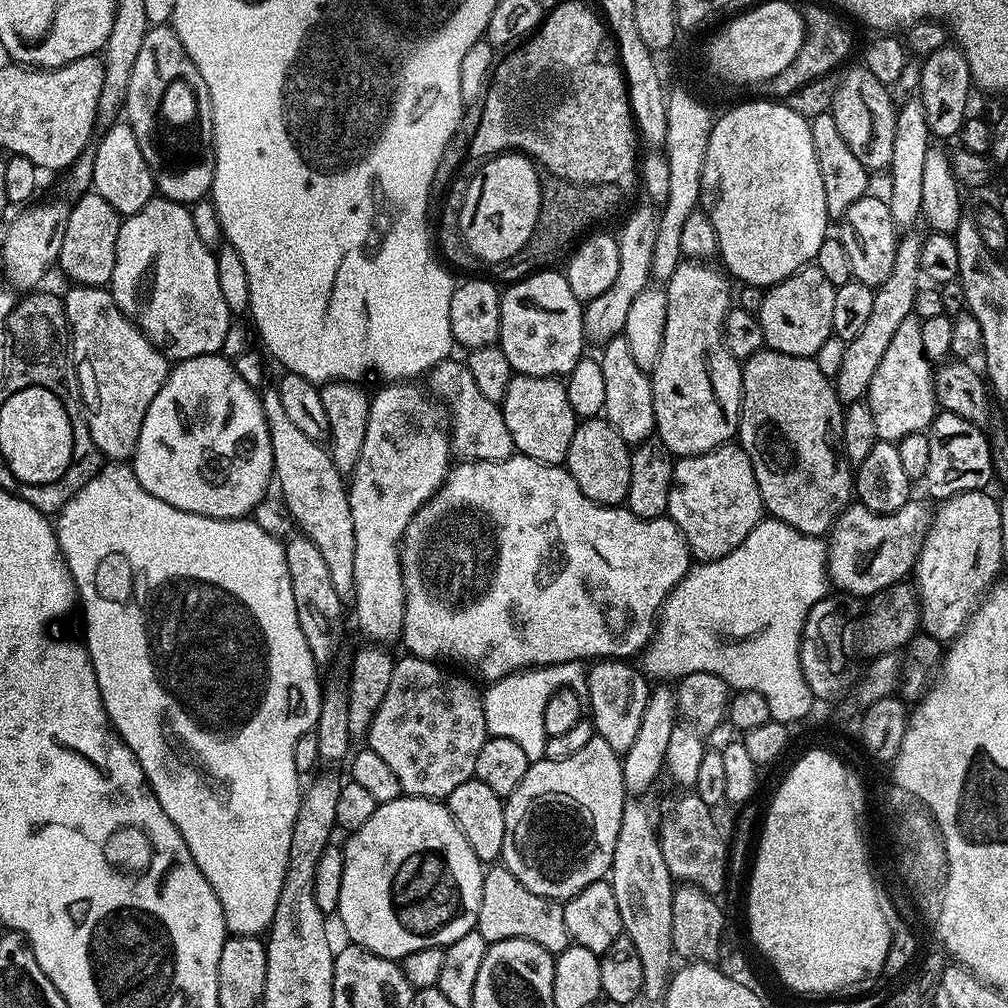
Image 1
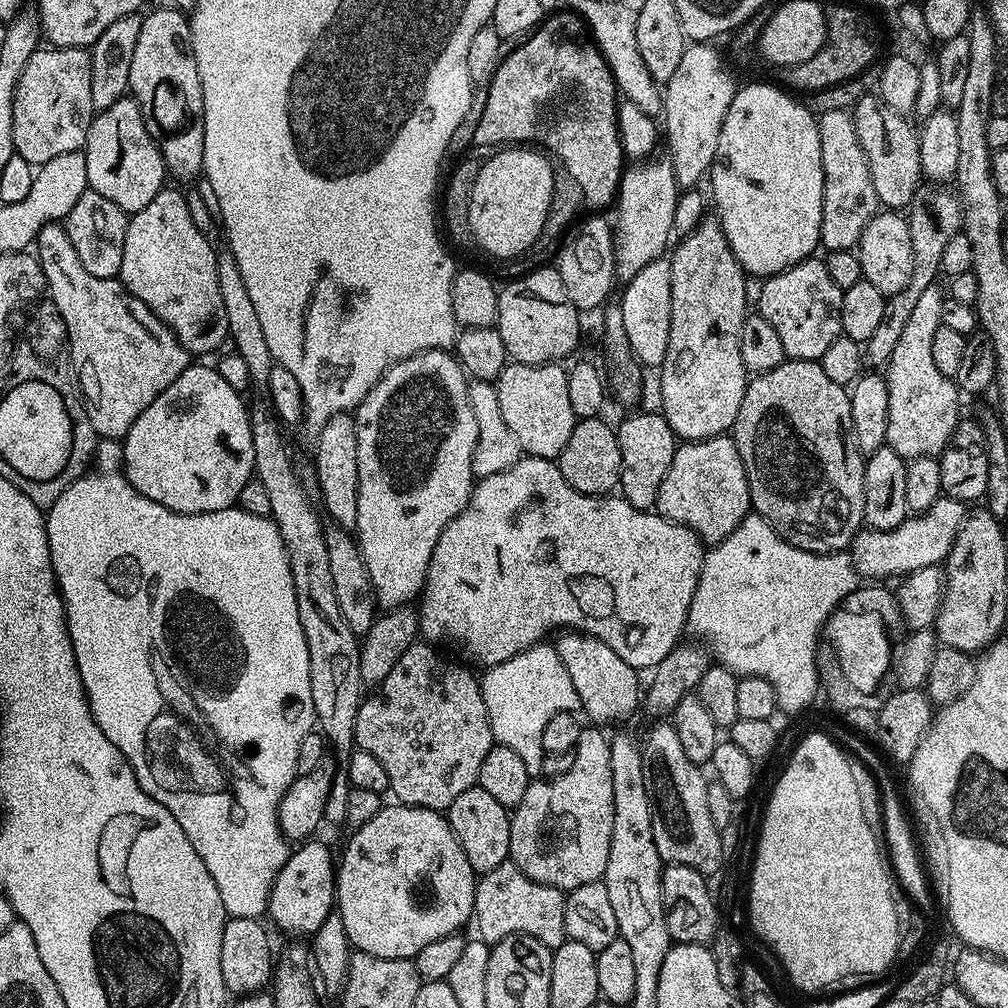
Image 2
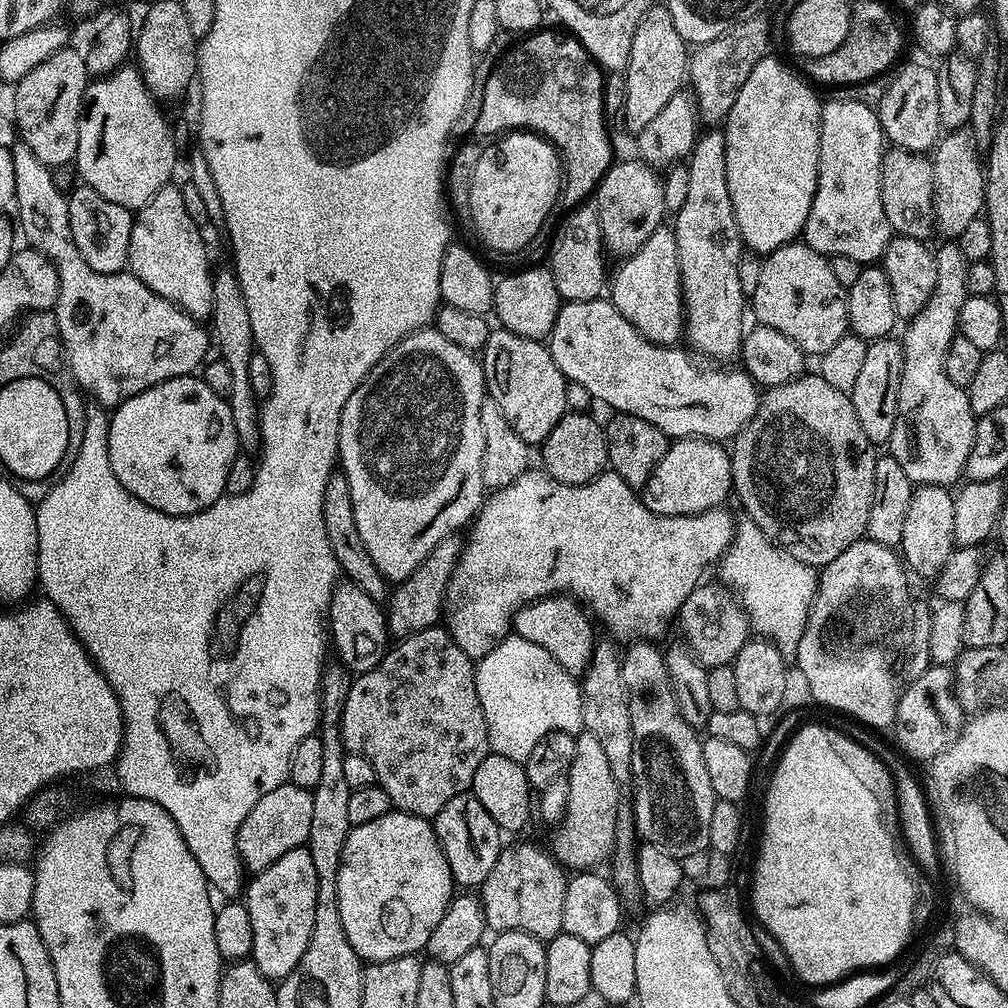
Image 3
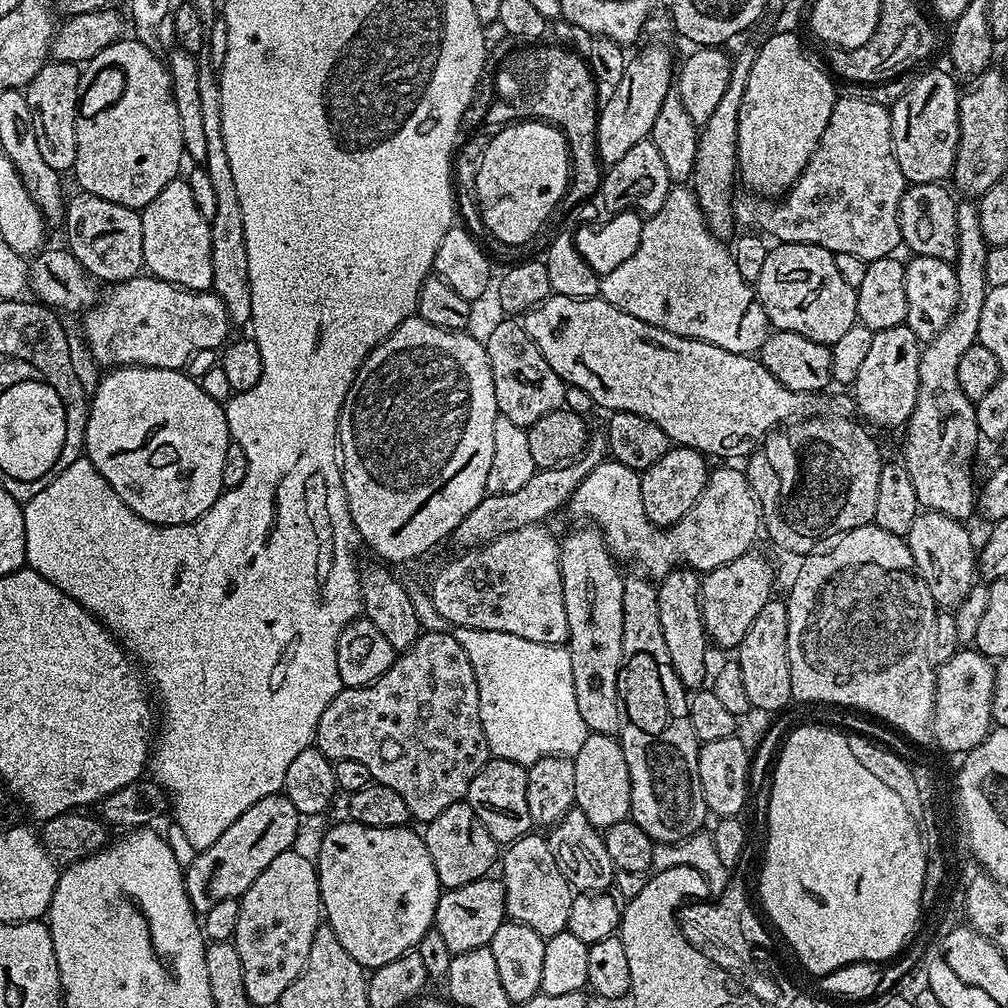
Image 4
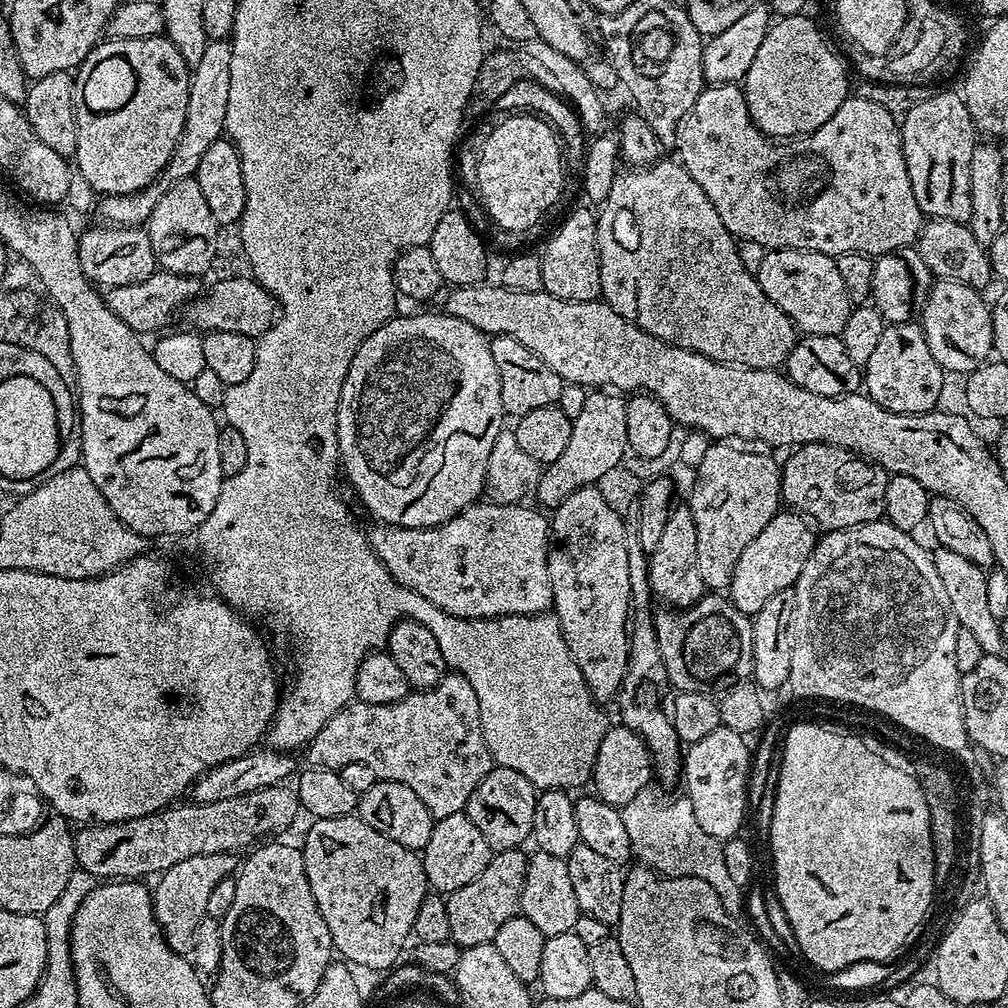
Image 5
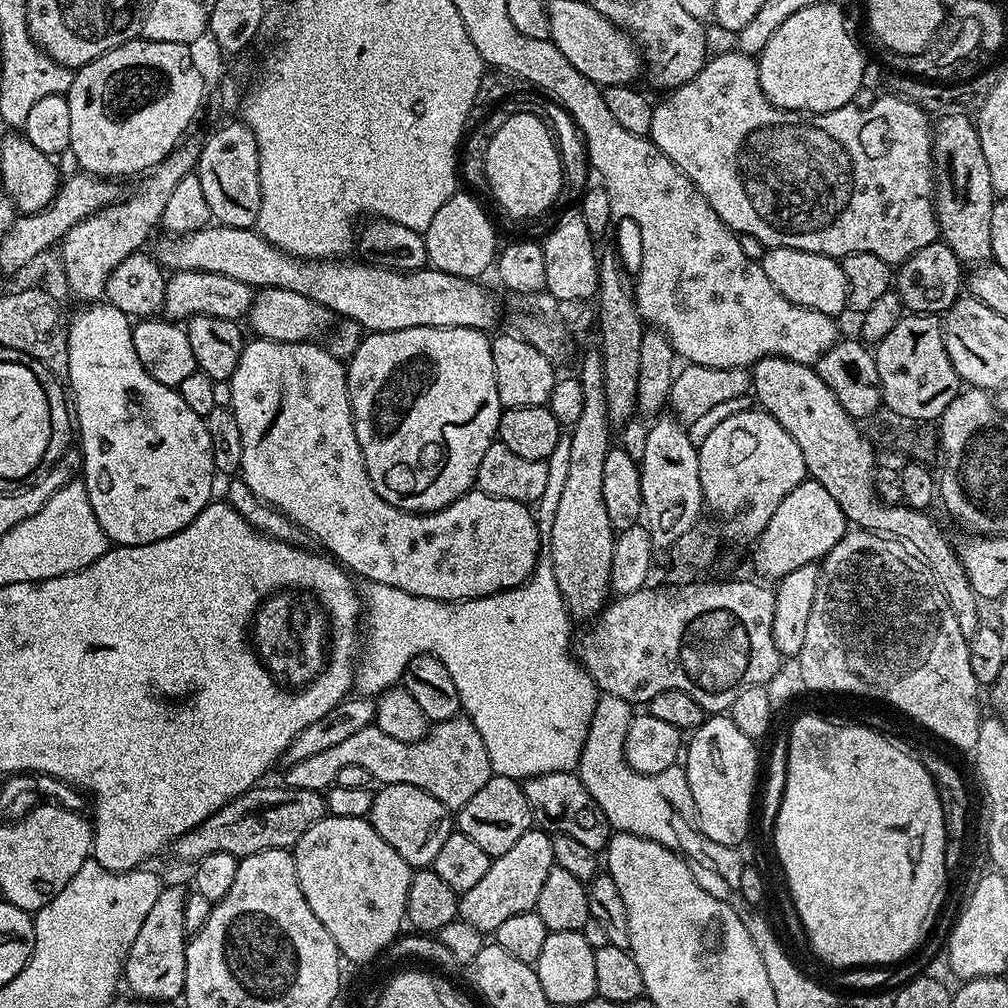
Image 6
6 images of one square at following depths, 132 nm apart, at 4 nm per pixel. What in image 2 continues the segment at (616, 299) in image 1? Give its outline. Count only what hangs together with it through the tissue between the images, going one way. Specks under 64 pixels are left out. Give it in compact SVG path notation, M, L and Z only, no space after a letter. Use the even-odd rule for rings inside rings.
M656 159L633 163L625 167L620 177L618 199L614 204L617 212L614 219L616 278L620 282L632 280L642 266L650 266L650 262L661 259L669 251L668 239L674 236L674 206L678 195L676 175L671 159Z

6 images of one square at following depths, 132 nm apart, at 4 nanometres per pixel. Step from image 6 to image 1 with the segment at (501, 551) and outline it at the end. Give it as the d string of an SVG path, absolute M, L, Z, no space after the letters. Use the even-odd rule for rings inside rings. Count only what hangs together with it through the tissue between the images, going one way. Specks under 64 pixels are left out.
M604 658L599 662L593 663L592 668L587 669L586 680L588 676L588 700L586 696L586 704L592 707L590 719L595 735L600 736L606 742L610 742L610 746L617 754L623 754L630 750L630 746L634 746L634 738L638 735L638 728L642 726L642 714L646 714L646 702L648 701L648 693L650 691L649 681L646 679L645 673L639 667L631 668L631 663L625 662L620 658Z

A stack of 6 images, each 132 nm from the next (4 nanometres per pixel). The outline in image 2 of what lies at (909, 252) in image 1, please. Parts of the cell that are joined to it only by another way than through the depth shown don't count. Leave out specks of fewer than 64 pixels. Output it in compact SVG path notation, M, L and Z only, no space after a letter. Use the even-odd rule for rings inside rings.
M925 183L914 194L906 212L906 219L910 226L910 246L914 250L914 274L906 290L885 299L882 323L863 345L865 361L869 365L872 364L871 367L876 370L883 369L887 365L890 354L894 354L894 345L898 343L898 338L907 320L910 319L910 310L914 310L922 290L933 287L937 283L936 276L941 275L940 263L946 242L950 242L950 238L954 238L954 234L962 228L959 195L951 187Z

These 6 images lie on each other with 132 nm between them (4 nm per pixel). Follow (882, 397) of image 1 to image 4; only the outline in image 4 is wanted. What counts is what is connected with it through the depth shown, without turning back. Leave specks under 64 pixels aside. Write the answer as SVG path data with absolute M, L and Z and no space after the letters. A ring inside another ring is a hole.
M964 198L956 205L958 218L958 254L954 261L958 278L958 302L956 303L950 322L933 340L923 345L918 366L918 402L914 402L914 414L903 429L904 457L902 463L910 474L910 482L914 482L914 494L918 494L921 509L946 514L961 522L978 512L978 484L972 481L972 455L976 452L976 443L982 437L976 421L976 405L962 392L958 382L958 362L962 354L977 343L978 321L982 314L982 302L986 302L988 283L986 282L986 258L988 243L984 237L984 227L980 221L980 209L971 199Z

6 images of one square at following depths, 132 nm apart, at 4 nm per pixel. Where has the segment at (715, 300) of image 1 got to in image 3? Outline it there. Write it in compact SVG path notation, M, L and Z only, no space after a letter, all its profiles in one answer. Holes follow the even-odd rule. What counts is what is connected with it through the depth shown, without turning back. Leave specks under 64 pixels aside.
M708 130L705 136L703 133L687 157L686 167L690 174L690 190L686 193L686 203L674 214L680 285L684 288L684 336L686 344L688 340L687 347L693 353L712 362L732 362L739 357L740 347L744 344L746 297L742 290L742 282L738 282L742 241L738 222L734 218L734 206L730 202L730 186L726 186L726 142L723 131Z

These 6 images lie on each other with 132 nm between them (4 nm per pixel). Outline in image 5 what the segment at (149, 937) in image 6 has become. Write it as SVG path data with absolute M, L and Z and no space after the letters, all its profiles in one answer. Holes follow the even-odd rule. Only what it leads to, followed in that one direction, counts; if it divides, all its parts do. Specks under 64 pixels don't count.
M219 852L186 858L186 862L178 862L178 866L170 866L170 870L159 873L152 892L152 908L156 911L156 921L160 923L164 940L175 952L184 954L191 949L194 926L208 915L206 902L210 899L210 890L214 890L222 878L232 876L237 868L238 860L233 853Z

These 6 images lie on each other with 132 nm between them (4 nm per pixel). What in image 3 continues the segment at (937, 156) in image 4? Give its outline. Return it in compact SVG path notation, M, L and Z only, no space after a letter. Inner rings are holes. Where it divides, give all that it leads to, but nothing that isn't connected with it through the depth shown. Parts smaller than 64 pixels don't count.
M908 62L887 83L877 116L885 139L908 152L927 153L934 148L942 134L938 115L938 82L935 69L922 62Z

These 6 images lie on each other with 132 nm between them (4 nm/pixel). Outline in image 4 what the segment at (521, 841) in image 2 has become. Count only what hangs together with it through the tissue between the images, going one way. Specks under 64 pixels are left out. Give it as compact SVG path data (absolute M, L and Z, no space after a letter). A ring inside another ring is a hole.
M589 732L582 750L574 758L575 807L590 818L595 828L601 830L614 826L614 822L629 819L632 810L630 798L630 766L626 766L626 754L616 736Z

